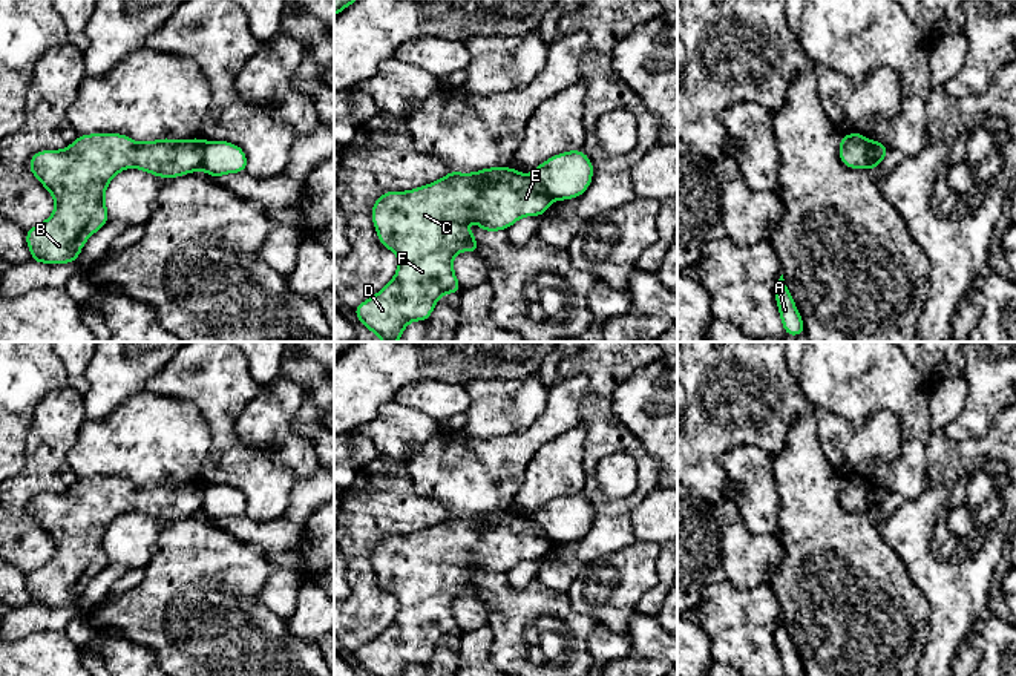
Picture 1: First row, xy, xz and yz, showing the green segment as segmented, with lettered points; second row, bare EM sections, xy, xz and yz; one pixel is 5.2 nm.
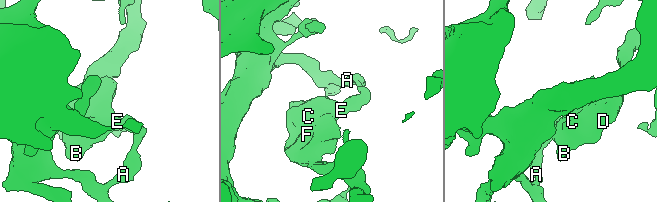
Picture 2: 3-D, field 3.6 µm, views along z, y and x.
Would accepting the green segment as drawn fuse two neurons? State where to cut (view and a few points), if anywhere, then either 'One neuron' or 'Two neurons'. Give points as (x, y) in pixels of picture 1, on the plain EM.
Split along xy (204, 485), (201, 511). Two neurons

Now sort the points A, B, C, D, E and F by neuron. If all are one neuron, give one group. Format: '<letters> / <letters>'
A / B C D E F

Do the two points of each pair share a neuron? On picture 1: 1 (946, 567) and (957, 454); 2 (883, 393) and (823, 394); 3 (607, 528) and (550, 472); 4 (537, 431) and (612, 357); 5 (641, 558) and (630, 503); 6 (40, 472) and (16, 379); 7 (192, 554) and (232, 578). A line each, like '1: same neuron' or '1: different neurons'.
1: same neuron
2: same neuron
3: different neurons
4: different neurons
5: different neurons
6: different neurons
7: same neuron

